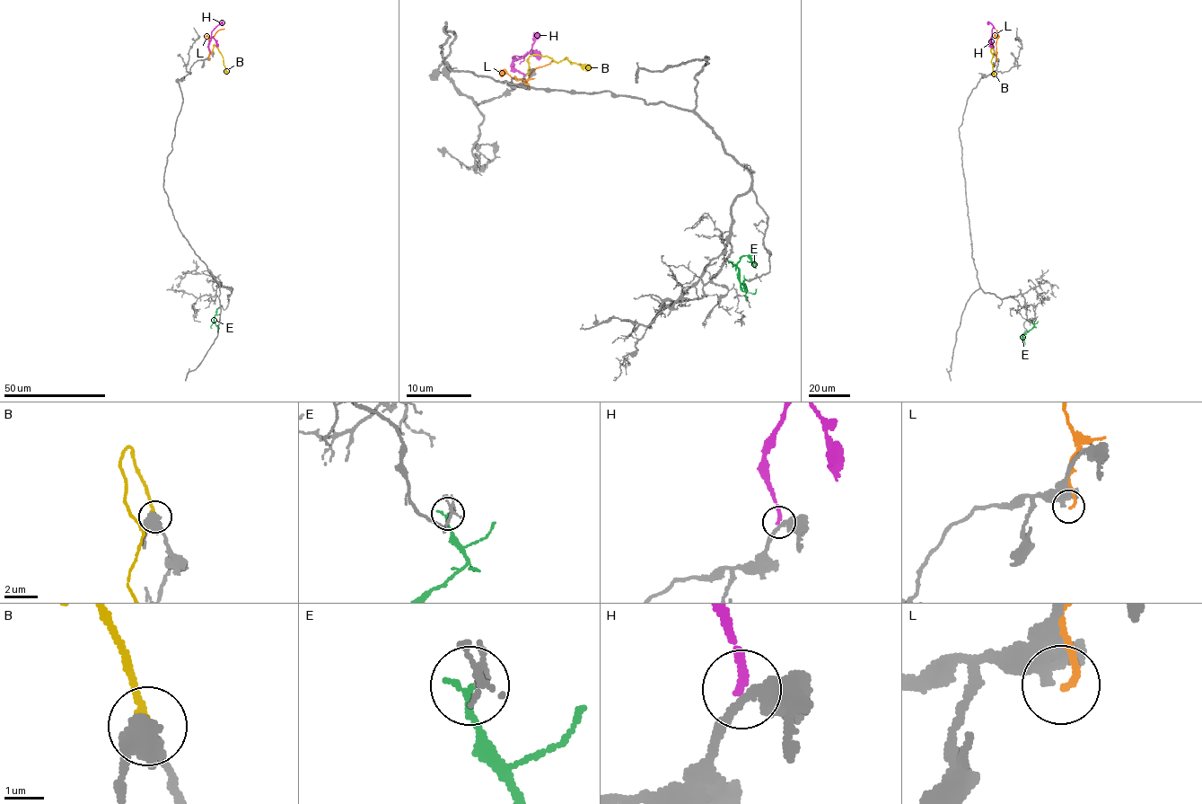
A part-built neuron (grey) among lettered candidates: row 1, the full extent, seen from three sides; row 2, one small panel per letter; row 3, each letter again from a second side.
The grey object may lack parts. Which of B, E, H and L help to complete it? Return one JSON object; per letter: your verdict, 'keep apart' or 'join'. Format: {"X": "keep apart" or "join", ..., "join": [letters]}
{"B": "keep apart", "E": "join", "H": "keep apart", "L": "keep apart", "join": ["E"]}

